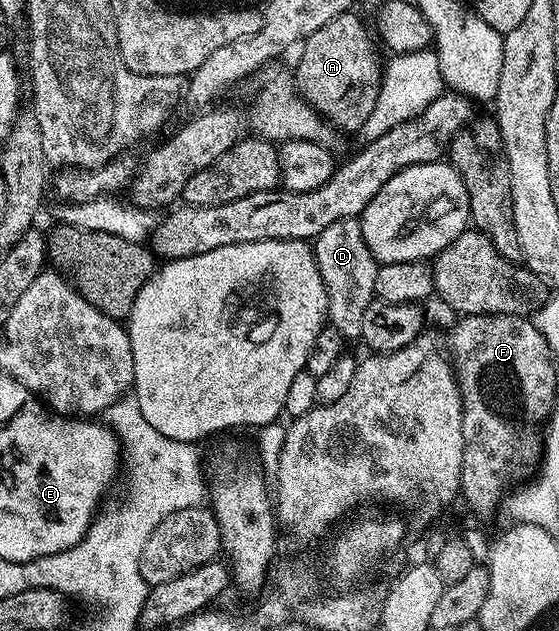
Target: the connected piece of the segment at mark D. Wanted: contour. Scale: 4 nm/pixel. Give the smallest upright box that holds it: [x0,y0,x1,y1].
[311,217,379,340]

